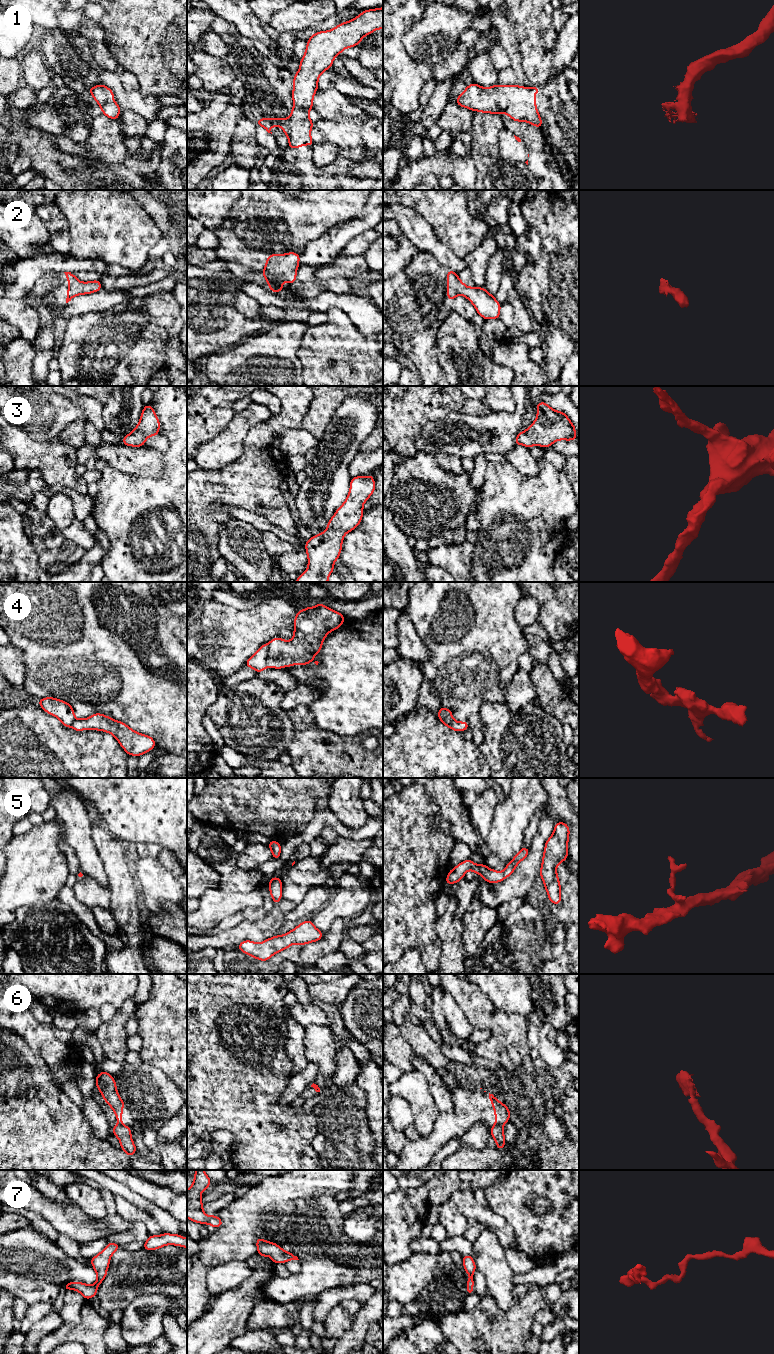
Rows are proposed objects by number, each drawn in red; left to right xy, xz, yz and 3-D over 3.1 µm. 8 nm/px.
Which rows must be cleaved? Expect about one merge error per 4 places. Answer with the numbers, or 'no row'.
4, 6

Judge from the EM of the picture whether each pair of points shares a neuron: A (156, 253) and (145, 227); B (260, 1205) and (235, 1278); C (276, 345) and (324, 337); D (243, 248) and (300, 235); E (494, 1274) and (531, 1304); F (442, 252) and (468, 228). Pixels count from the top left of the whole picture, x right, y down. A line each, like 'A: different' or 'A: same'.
A: different
B: different
C: different
D: same
E: different
F: different

